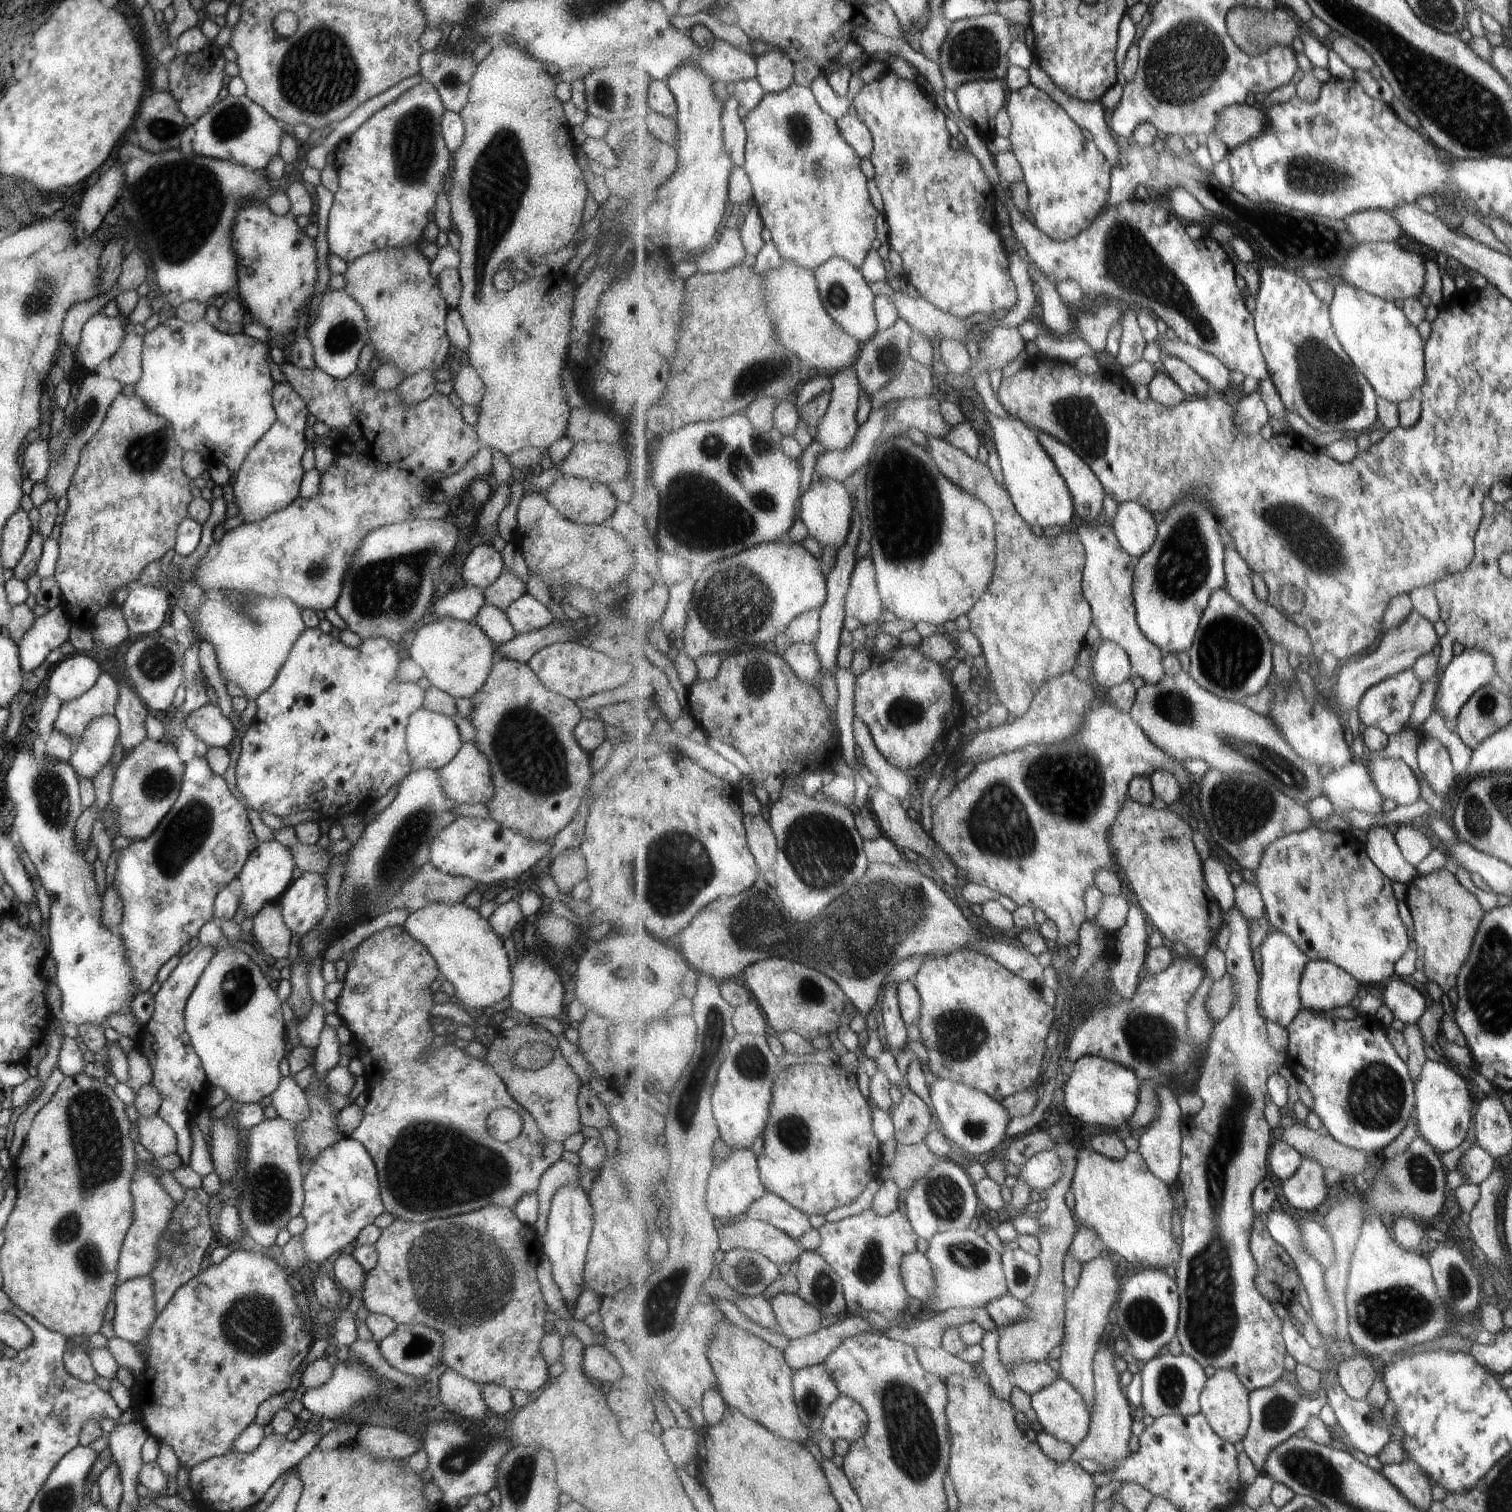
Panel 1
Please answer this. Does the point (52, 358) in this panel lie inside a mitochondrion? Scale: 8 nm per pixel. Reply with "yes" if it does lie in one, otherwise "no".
no

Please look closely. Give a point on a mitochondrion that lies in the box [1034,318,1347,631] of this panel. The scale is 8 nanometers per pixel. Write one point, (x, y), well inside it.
(1182, 566)

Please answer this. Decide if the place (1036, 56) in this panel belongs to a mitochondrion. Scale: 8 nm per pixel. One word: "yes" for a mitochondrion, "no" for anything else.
no

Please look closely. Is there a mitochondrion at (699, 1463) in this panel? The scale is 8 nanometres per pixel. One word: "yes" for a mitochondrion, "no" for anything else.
no

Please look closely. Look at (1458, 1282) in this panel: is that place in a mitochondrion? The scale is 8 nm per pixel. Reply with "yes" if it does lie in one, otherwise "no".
yes

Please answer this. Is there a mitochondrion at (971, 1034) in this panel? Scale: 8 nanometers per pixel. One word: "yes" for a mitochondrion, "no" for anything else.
yes

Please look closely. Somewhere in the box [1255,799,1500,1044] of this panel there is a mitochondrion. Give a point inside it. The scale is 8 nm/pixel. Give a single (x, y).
(1478, 831)

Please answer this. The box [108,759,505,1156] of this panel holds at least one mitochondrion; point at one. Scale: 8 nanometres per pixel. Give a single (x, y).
(184, 833)

